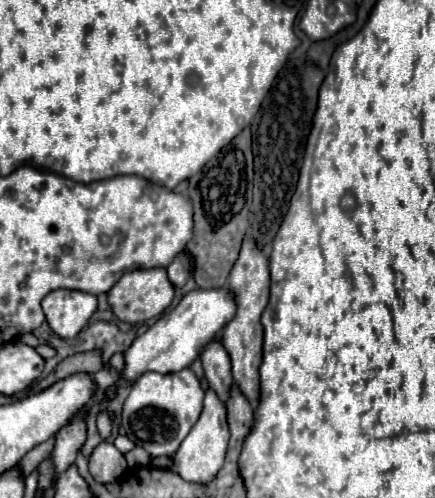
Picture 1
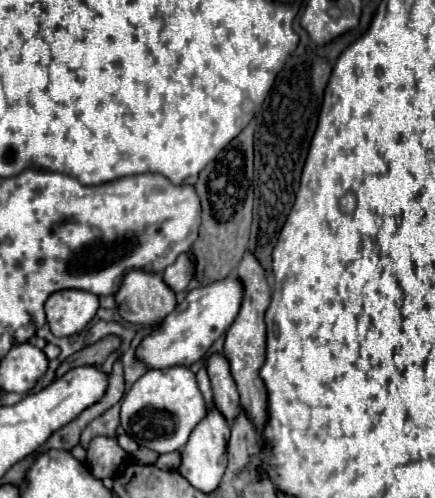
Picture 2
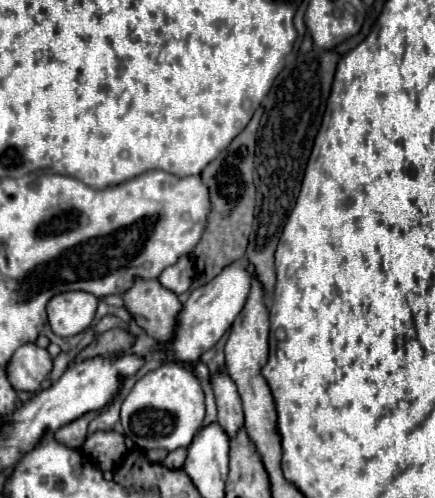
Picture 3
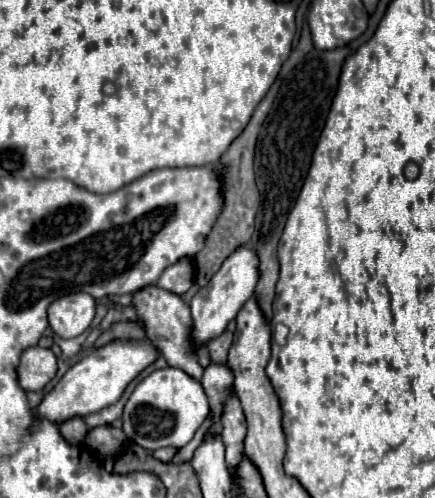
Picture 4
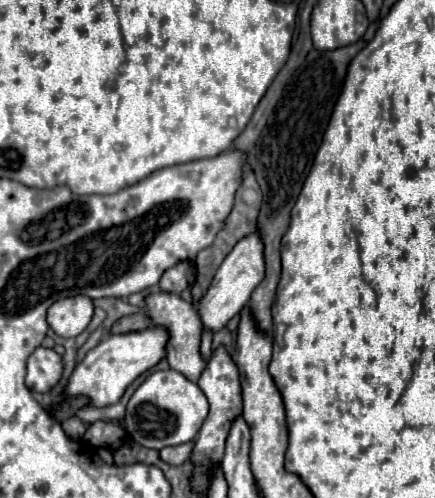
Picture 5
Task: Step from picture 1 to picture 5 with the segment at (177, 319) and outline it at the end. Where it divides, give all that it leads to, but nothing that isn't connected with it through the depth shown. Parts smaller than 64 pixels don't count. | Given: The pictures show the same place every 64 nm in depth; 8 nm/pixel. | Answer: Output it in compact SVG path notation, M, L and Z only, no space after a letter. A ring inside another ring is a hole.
M258 230L252 232L250 236L242 238L232 252L224 258L224 262L220 264L206 296L202 298L202 302L198 304L198 312L200 318L204 322L204 328L208 330L222 330L226 326L226 322L236 316L250 300L250 294L254 292L254 288L264 280L264 244L260 244L260 234Z

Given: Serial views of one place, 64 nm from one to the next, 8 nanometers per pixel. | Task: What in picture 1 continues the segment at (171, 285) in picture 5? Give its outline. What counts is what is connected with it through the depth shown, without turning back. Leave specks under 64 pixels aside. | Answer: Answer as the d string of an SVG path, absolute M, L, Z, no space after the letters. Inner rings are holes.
M186 252L178 254L174 258L174 262L166 268L166 272L168 272L168 280L174 284L174 288L182 288L186 284L186 280L190 278L190 274L192 274L192 260L190 260L190 256Z

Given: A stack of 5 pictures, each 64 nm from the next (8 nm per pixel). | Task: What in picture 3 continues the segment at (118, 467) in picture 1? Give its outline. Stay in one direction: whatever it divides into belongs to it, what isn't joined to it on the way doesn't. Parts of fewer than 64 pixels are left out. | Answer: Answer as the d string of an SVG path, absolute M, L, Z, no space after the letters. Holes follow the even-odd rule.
M100 430L96 434L90 434L84 442L84 452L92 454L98 462L98 468L102 472L114 470L116 464L120 464L122 456L126 454L126 444L124 444L124 434L118 434L114 430Z

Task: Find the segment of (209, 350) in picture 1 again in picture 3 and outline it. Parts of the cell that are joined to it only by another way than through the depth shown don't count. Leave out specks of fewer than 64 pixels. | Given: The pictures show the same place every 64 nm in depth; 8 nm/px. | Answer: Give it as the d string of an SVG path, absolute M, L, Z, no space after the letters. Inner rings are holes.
M222 370L212 374L212 388L216 396L218 406L218 424L224 428L226 436L232 440L240 428L244 428L244 414L242 414L242 402L236 390L236 384L230 380L230 376Z

